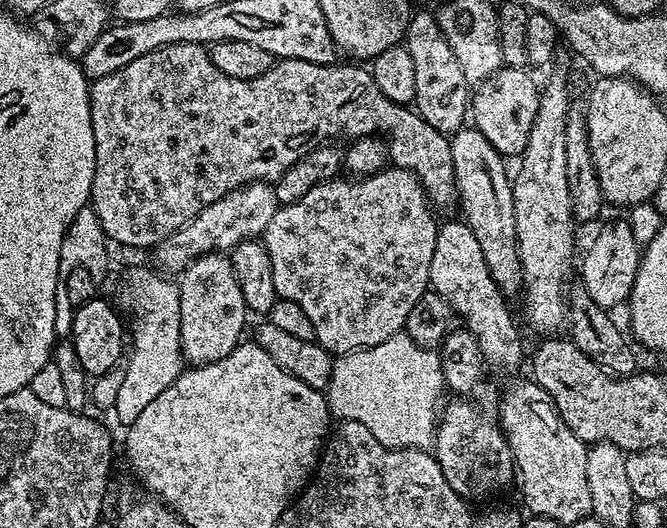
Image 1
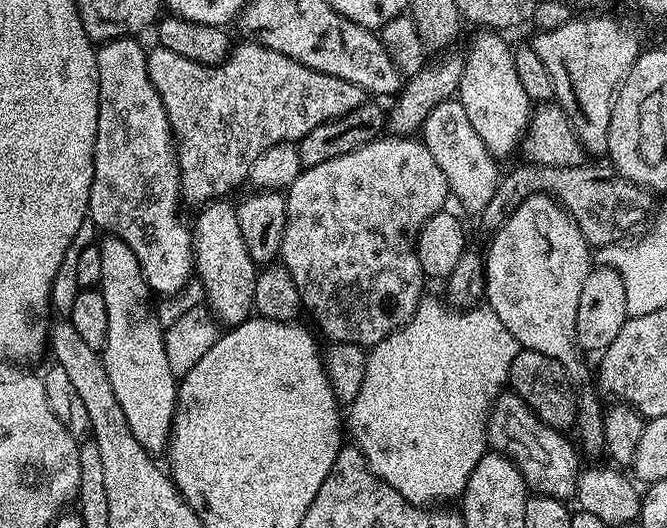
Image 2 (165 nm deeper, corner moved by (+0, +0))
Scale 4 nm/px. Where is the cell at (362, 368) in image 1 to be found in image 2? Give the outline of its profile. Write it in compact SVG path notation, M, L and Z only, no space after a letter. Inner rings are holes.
M425 295L416 313L382 342L371 345L367 353L365 377L347 409L346 420L355 447L368 464L372 460L480 460L486 451L488 414L508 384L510 366L522 349L491 308L461 310L441 300Z

